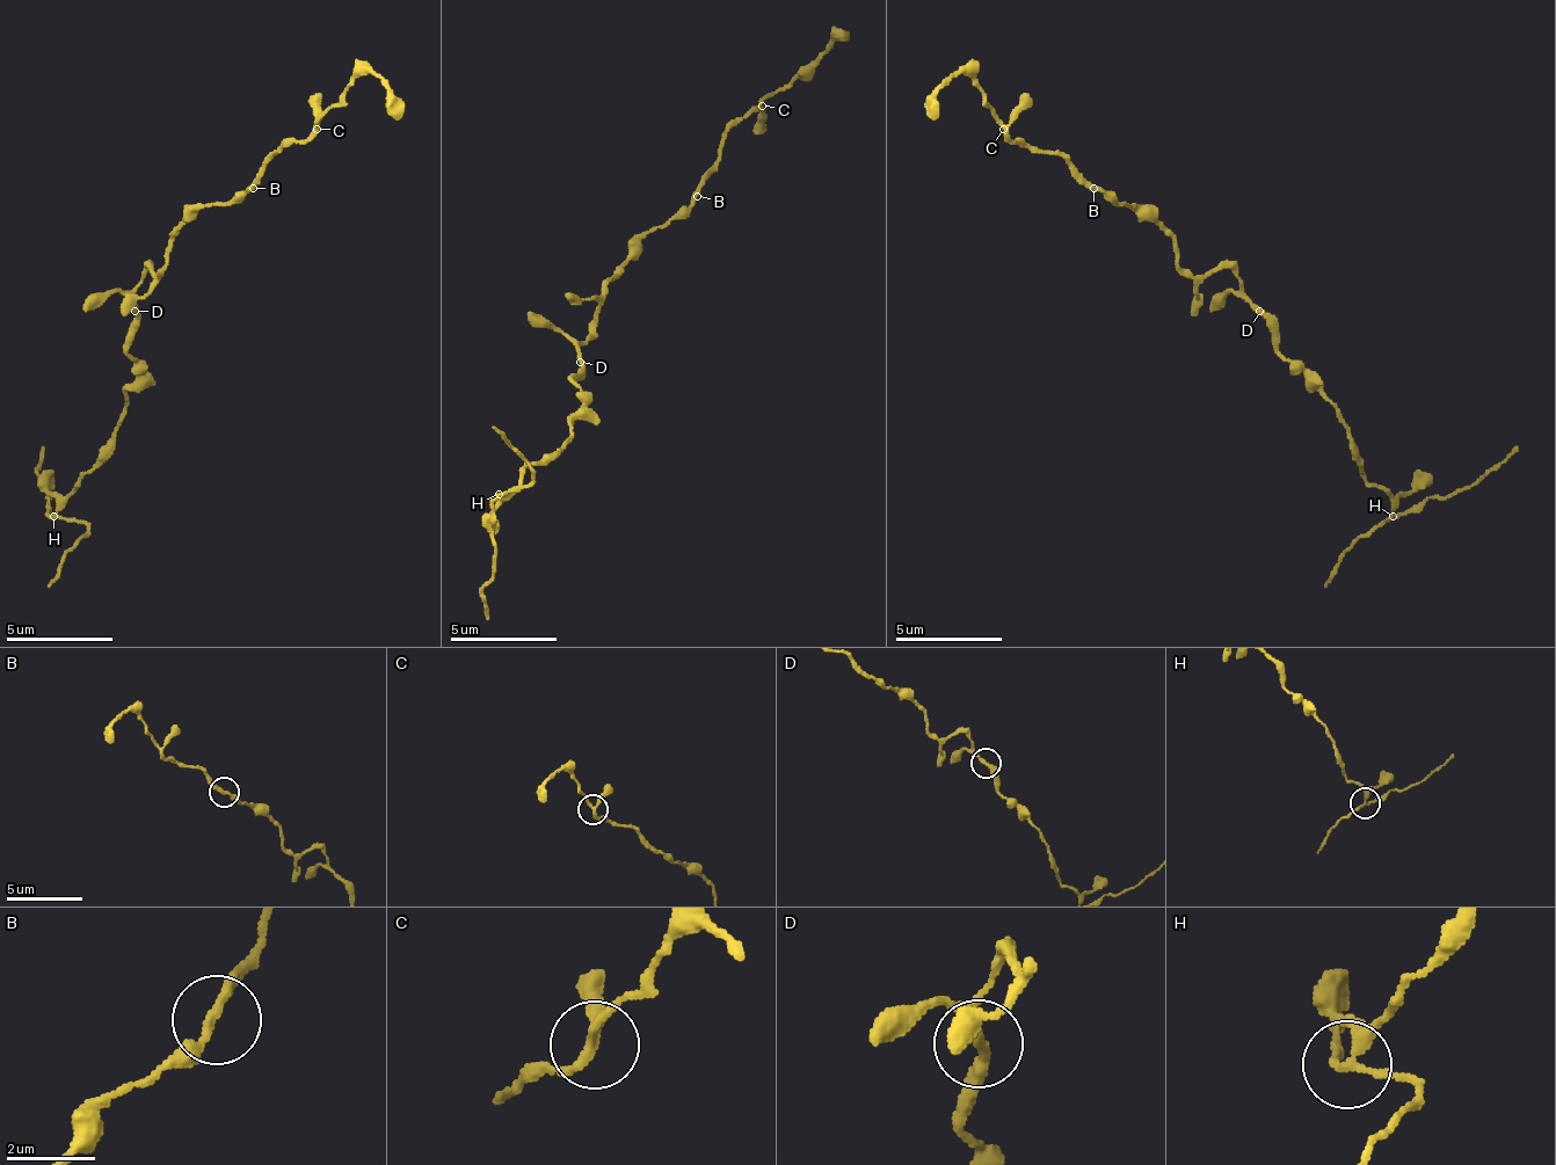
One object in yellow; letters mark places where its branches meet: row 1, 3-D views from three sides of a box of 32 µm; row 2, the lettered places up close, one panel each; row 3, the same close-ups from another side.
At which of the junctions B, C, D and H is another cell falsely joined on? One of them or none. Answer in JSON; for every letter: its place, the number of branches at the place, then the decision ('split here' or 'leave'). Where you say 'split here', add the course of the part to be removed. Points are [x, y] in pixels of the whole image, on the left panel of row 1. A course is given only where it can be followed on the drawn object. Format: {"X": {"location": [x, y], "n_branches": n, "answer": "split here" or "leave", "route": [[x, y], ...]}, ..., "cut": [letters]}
{"B": {"location": [253, 188], "n_branches": 2, "answer": "leave"}, "C": {"location": [317, 129], "n_branches": 3, "answer": "leave"}, "D": {"location": [135, 311], "n_branches": 3, "answer": "leave"}, "H": {"location": [53, 516], "n_branches": 4, "answer": "split here", "route": [[55, 514], [50, 487], [38, 472], [44, 444]]}, "cut": ["H"]}

